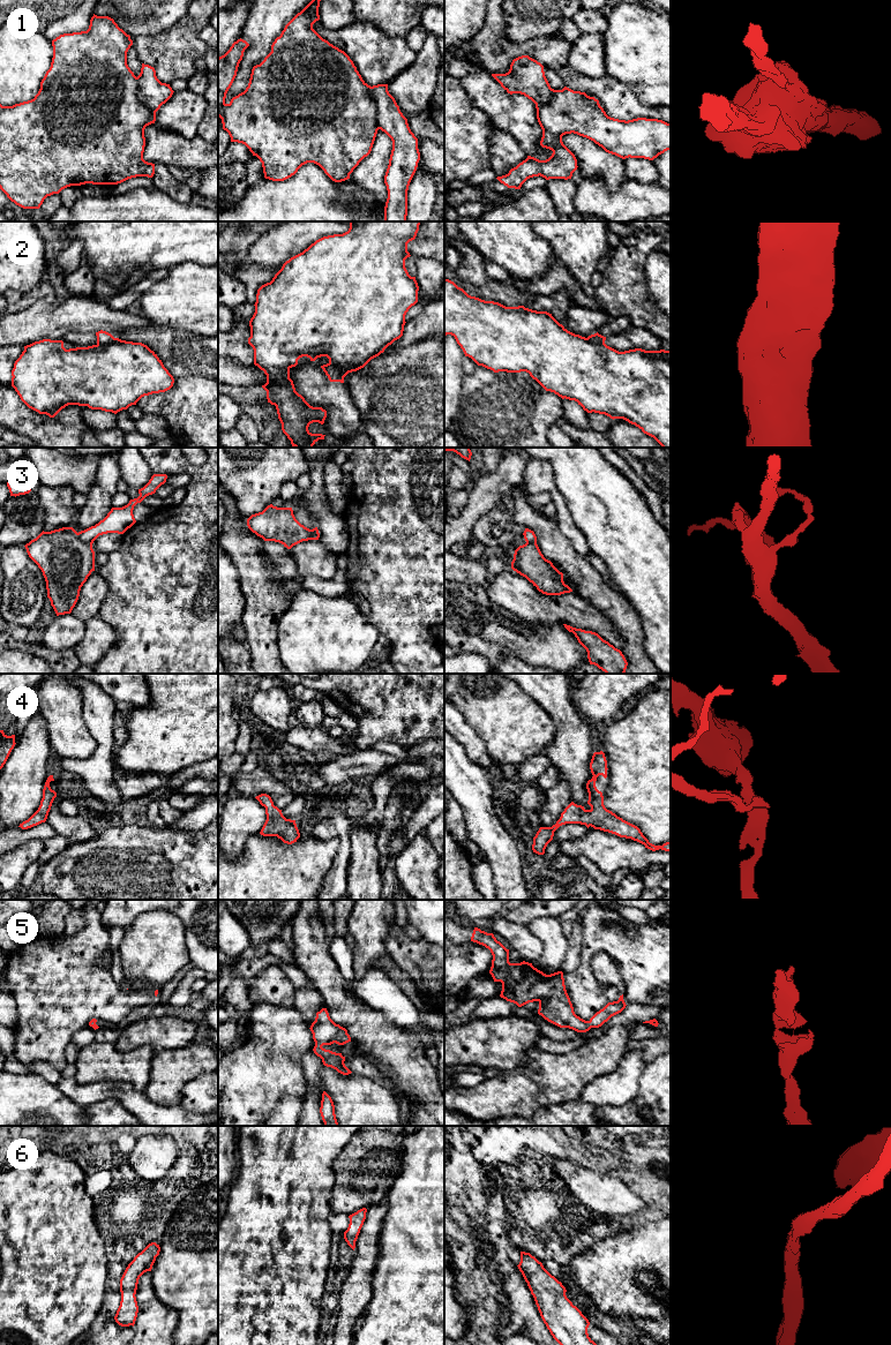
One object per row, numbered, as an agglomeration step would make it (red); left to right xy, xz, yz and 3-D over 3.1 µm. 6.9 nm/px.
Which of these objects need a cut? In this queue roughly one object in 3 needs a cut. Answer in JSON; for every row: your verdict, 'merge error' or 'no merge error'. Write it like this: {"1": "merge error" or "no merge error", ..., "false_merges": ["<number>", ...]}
{"1": "merge error", "2": "merge error", "3": "merge error", "4": "no merge error", "5": "no merge error", "6": "no merge error", "false_merges": ["1", "2", "3"]}

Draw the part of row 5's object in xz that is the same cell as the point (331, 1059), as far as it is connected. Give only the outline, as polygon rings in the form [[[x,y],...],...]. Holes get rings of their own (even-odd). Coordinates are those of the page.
[[[322,1008],[316,1013],[315,1021],[309,1029],[315,1042],[313,1051],[322,1059],[323,1065],[336,1069],[343,1075],[351,1074],[352,1072],[344,1064],[345,1057],[343,1057],[342,1053],[336,1053],[322,1047],[323,1045],[331,1045],[334,1043],[344,1045],[351,1042],[347,1030],[339,1024],[336,1024],[330,1019],[327,1008]]]

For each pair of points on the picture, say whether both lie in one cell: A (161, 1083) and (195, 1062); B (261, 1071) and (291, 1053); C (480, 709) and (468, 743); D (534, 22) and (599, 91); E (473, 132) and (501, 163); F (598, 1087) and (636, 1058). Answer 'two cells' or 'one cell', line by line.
A: one cell
B: one cell
C: two cells
D: two cells
E: two cells
F: one cell

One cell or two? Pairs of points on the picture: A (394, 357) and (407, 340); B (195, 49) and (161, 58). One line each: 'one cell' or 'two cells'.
A: two cells
B: one cell

